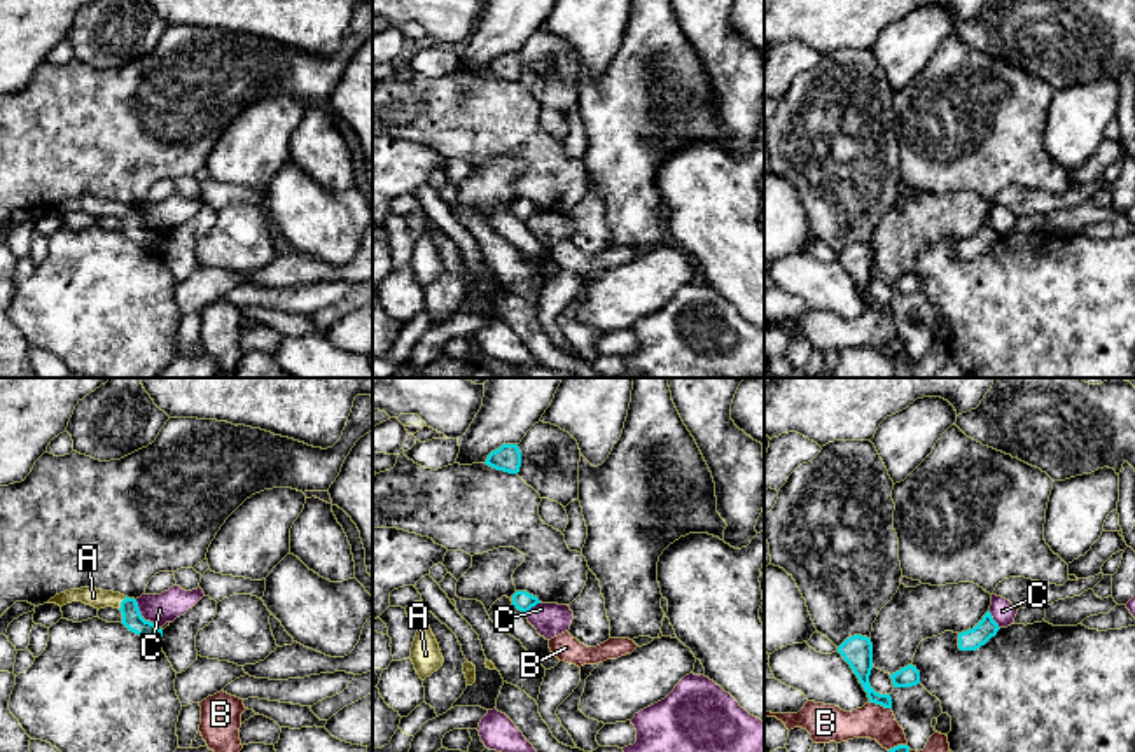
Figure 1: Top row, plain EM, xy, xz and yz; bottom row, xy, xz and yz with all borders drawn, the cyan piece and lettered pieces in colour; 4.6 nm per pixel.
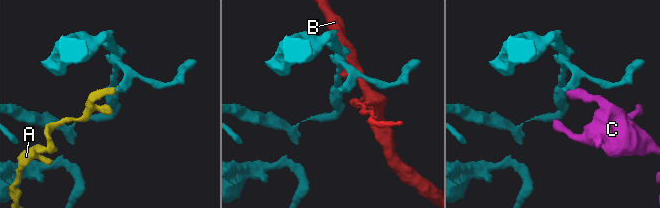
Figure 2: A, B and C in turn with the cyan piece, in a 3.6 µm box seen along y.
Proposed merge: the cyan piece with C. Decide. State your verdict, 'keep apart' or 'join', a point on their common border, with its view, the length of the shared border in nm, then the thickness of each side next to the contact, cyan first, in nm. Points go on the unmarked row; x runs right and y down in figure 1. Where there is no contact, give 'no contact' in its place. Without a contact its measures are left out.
keep apart; meets cyan in xy at (142, 226); contact 180 nm long; 90 nm thick on the cyan side, 140 nm on the other

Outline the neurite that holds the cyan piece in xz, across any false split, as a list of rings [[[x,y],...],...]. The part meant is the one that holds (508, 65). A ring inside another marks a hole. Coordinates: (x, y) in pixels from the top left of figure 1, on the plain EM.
[[[502,52],[488,63],[484,72],[497,79],[518,82],[521,75],[521,59],[518,52]]]

